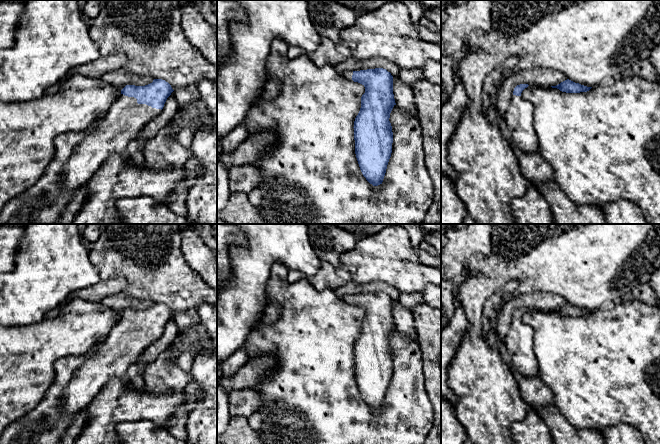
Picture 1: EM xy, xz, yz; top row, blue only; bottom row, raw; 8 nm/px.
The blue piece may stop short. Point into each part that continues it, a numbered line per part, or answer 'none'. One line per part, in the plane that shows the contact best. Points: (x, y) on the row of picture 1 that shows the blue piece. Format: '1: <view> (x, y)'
1: xy (124, 121)

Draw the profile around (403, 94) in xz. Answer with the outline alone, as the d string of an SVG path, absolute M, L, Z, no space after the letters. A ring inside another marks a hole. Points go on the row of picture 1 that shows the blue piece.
M398 76L393 77L393 94L397 107L418 120L412 87L404 83Z

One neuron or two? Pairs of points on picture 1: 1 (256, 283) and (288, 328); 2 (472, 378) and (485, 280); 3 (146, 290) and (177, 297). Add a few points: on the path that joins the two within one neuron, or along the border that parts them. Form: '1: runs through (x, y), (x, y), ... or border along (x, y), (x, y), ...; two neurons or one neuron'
1: border along (271, 274), (266, 285), (266, 305); two neurons
2: runs through (475, 354), (475, 304); one neuron
3: runs through (154, 290), (169, 290); one neuron

